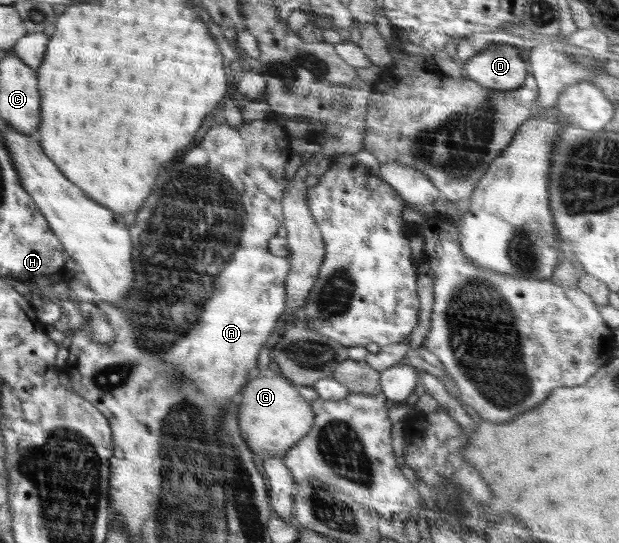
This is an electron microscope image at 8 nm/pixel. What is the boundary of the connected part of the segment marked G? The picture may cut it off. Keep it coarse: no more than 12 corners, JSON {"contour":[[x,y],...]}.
{"contour":[[258,374],[241,391],[240,434],[283,457],[315,420],[291,380]]}

